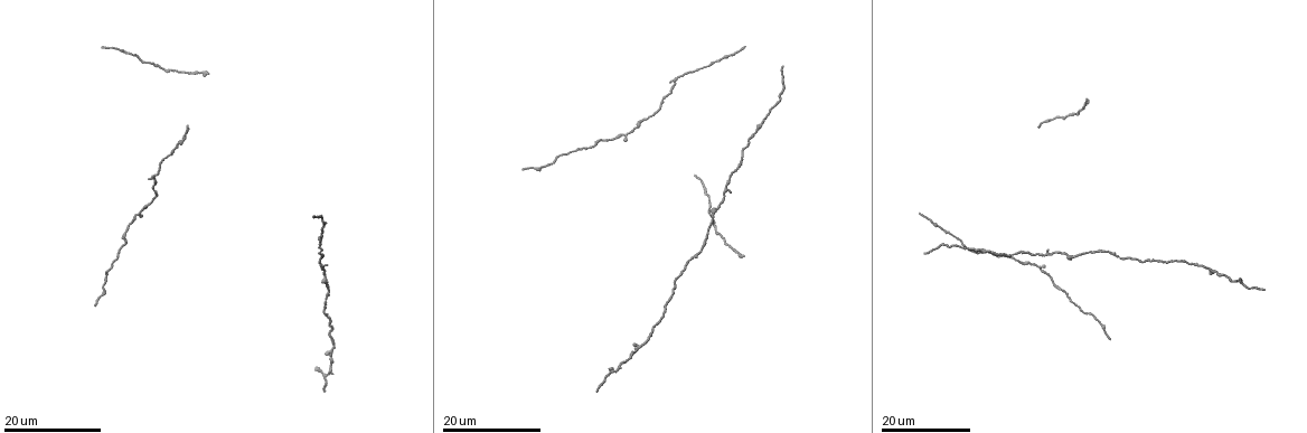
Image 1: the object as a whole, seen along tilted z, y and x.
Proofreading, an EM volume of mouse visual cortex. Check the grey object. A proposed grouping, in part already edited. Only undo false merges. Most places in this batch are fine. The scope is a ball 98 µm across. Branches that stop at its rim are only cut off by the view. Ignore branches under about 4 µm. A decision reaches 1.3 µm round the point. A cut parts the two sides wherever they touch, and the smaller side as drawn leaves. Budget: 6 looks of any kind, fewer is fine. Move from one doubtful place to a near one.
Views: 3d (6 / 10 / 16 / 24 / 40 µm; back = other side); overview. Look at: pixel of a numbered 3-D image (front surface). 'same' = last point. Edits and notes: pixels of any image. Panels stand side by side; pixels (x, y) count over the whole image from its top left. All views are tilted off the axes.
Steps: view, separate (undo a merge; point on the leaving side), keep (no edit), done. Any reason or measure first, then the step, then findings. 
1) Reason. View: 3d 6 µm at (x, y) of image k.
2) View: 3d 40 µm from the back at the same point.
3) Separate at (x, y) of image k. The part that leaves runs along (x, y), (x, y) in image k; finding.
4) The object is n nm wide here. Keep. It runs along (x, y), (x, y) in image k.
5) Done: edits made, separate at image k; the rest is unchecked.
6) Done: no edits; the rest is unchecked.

Thick turns thin. View: 3d 24 µm at (720, 236) of image 1.

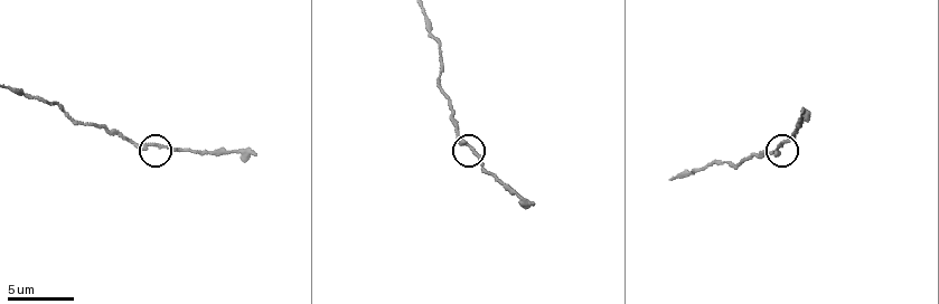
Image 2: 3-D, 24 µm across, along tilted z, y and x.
View: 3d 10 µm at (474, 152) of image 2.

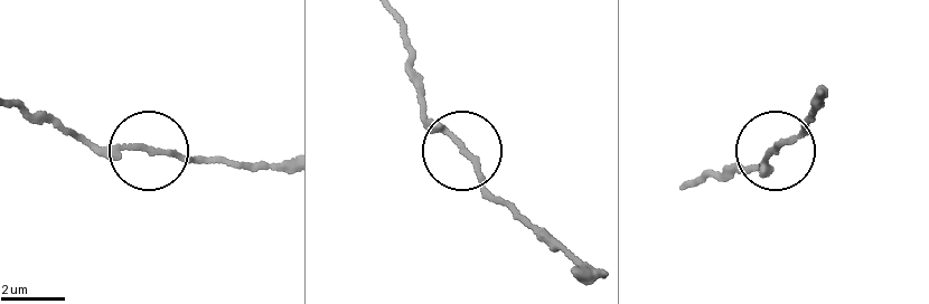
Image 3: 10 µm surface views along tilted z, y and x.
Keep. One cell here.

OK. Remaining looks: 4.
View: 3d 10 µm at (79, 120) of image 2.

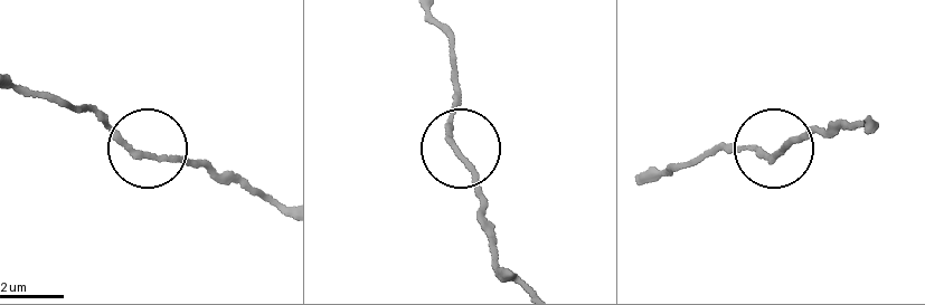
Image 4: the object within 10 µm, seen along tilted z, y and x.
View: 3d 10 µm from the back at (141, 153) of image 4.

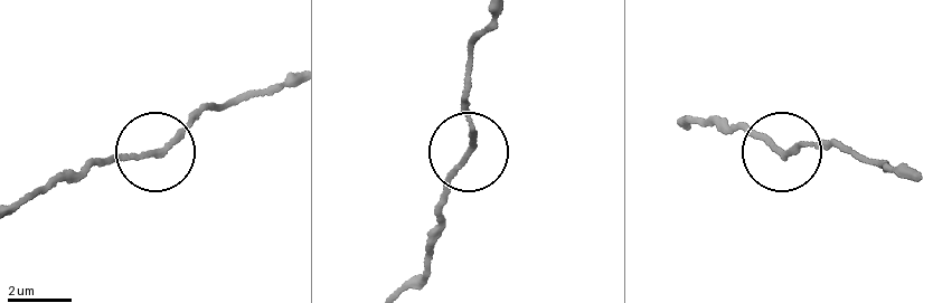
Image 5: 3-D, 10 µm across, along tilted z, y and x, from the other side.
Keep. All the same cell.

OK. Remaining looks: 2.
Thick turns thin. View: 3d 24 µm at (125, 228) of image 1.

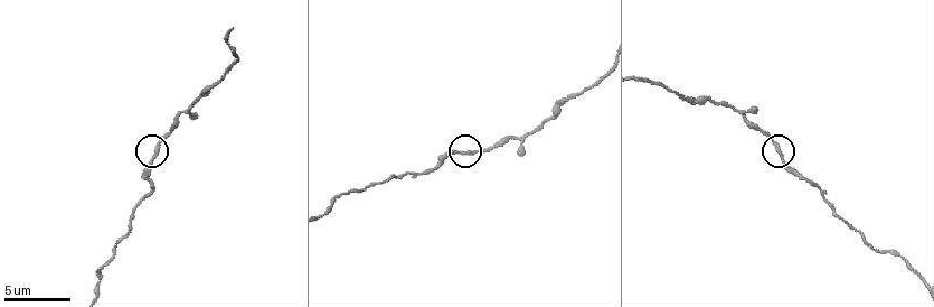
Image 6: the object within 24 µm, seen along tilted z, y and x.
View: 3d 10 µm at (153, 155) of image 6.

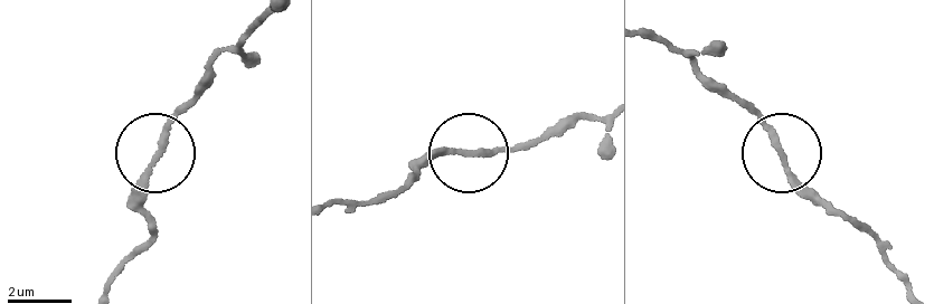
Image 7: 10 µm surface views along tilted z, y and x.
Keep. It runs along (256, 17), (217, 54), (162, 139), (144, 188), (147, 238) in image 7; one cell here.

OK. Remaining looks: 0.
Done: no edits; the rest is unchecked.

